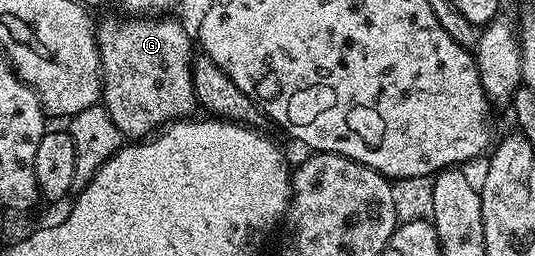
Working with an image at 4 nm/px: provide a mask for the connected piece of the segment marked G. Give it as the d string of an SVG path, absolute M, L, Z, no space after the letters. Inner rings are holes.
M122 18L107 20L97 28L99 57L103 67L103 95L101 103L117 130L127 138L147 138L176 120L185 120L196 111L197 101L191 61L193 38L175 18Z

